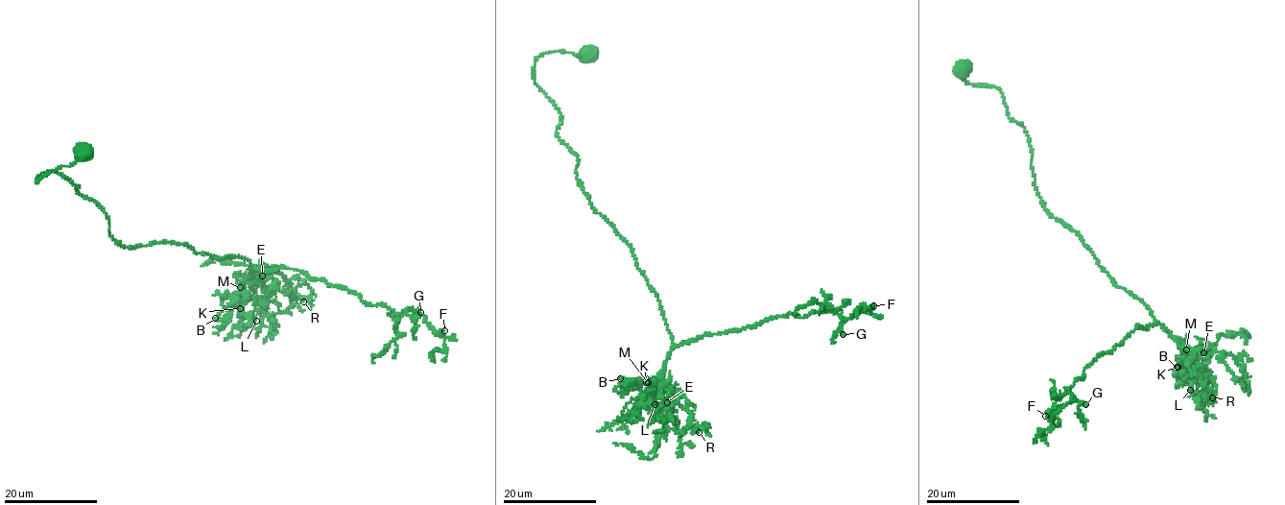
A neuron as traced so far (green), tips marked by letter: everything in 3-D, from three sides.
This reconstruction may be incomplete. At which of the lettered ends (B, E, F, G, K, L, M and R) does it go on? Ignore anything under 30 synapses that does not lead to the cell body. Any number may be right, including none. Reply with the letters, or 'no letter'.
G

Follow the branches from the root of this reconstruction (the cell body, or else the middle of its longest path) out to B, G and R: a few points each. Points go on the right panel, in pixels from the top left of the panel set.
B: (1108, 276), (1116, 285), (1143, 301), (1155, 322), (1178, 342), (1188, 356), (1193, 356), (1177, 367)
G: (1108, 276), (1143, 301), (1155, 322), (1136, 325), (1082, 372), (1083, 379), (1067, 394), (1085, 404)
R: (1108, 276), (1116, 285), (1143, 301), (1155, 322), (1190, 350), (1188, 368), (1210, 388), (1212, 397)

